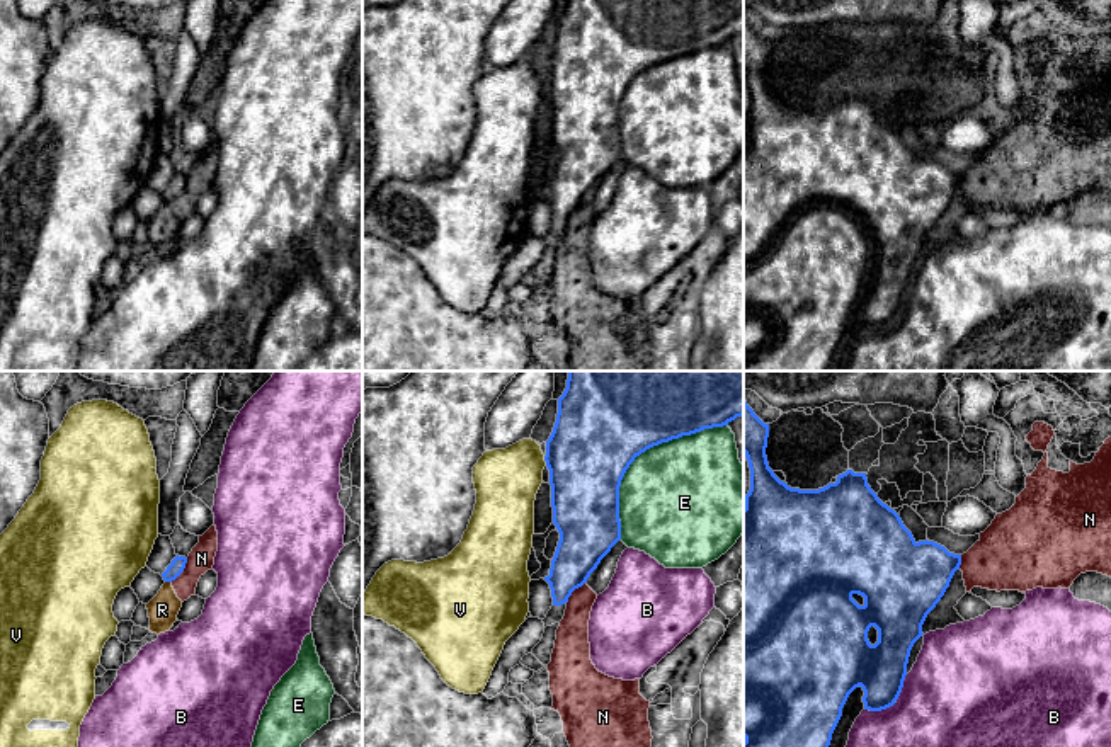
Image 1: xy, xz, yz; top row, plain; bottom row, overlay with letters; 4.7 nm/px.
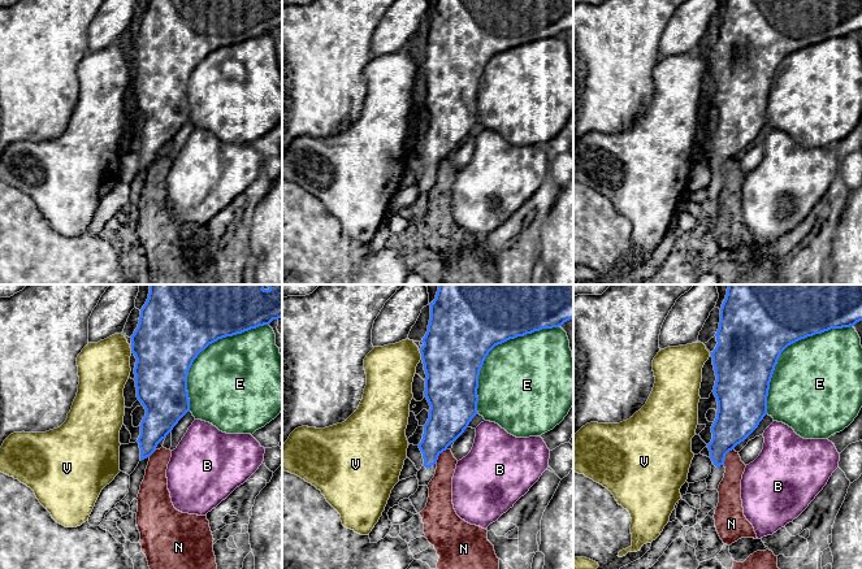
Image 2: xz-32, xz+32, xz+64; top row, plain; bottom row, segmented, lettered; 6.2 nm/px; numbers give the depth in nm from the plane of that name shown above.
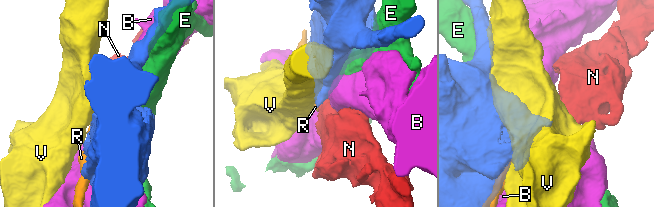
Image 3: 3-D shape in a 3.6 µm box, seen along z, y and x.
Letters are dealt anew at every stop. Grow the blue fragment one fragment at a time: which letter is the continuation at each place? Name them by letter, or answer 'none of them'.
none of them

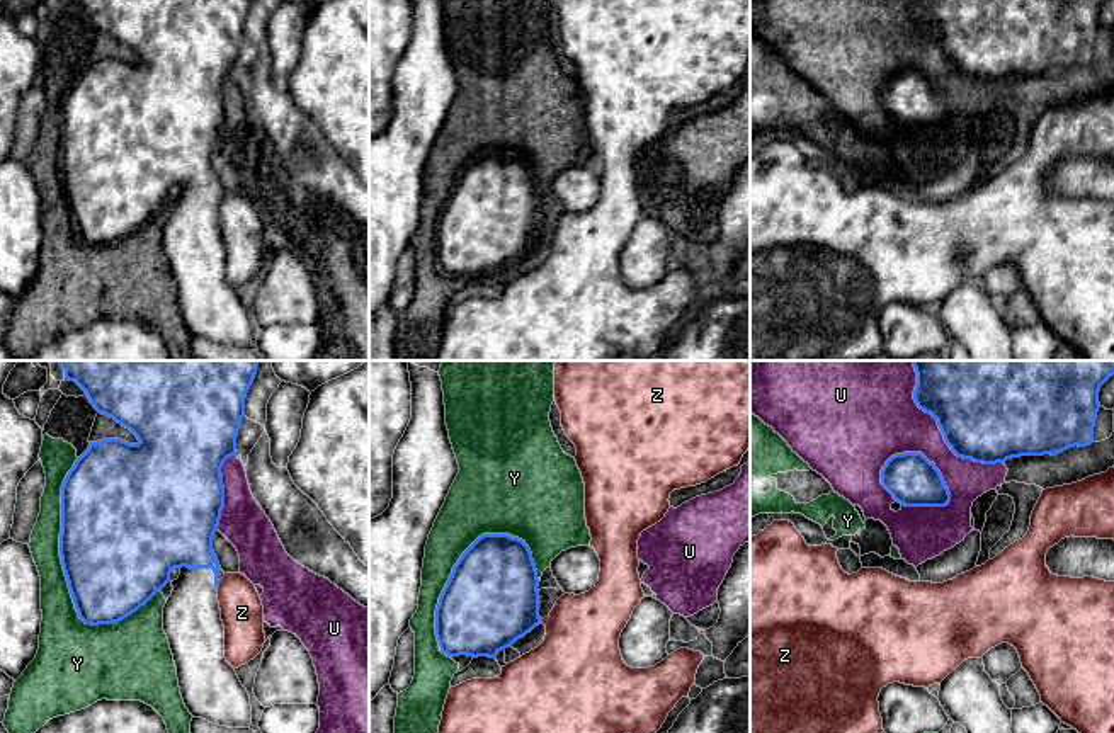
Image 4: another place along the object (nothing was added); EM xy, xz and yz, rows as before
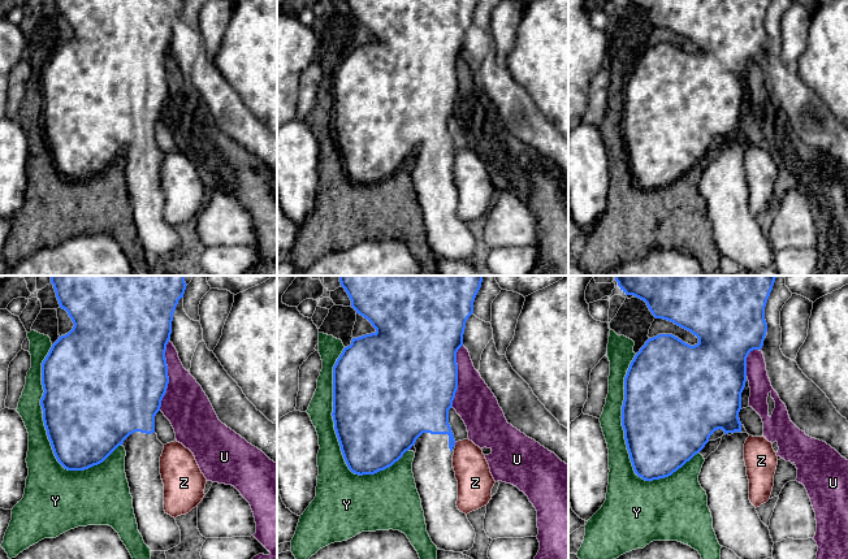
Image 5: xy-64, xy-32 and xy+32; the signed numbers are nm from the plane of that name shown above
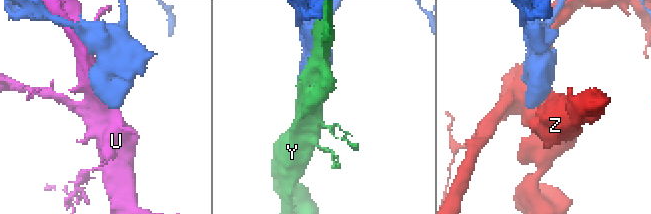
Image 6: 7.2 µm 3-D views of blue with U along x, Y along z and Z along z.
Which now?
none of them

